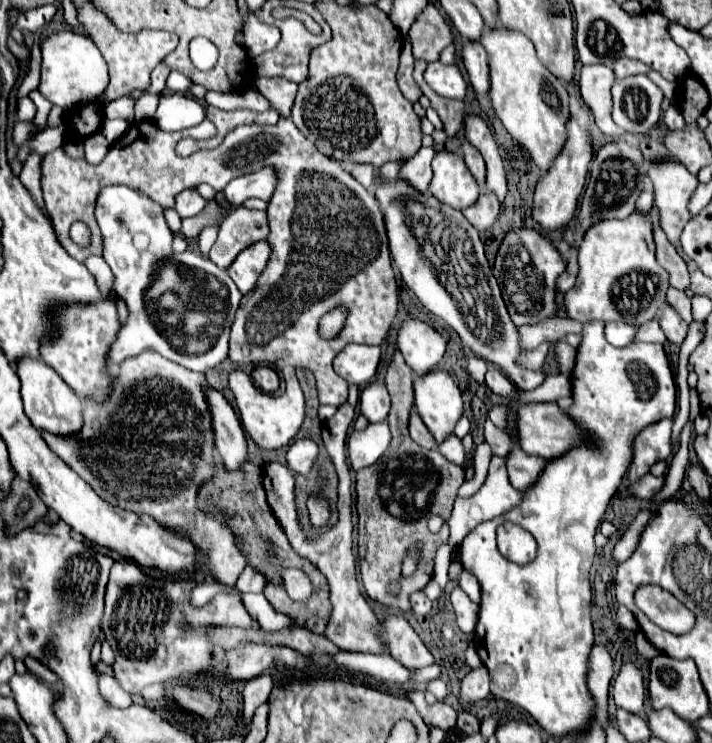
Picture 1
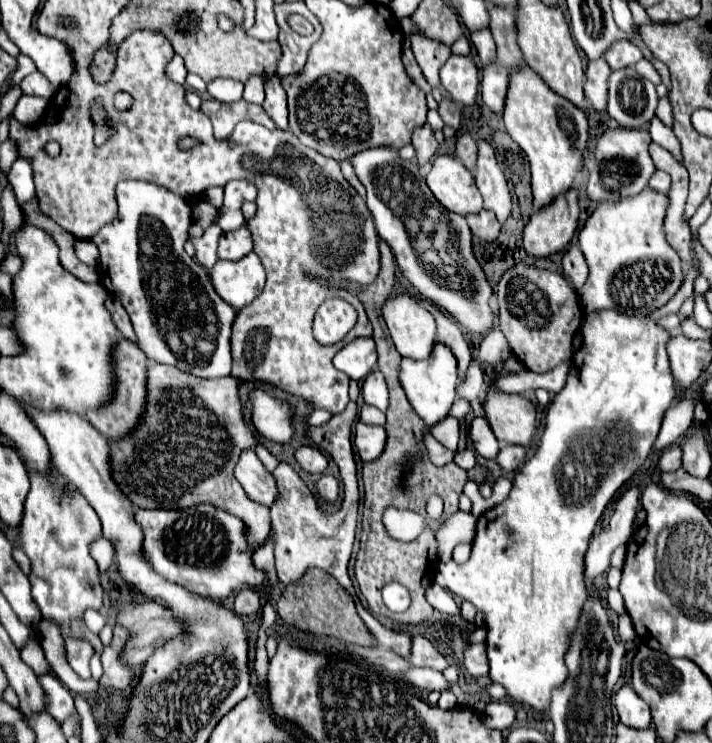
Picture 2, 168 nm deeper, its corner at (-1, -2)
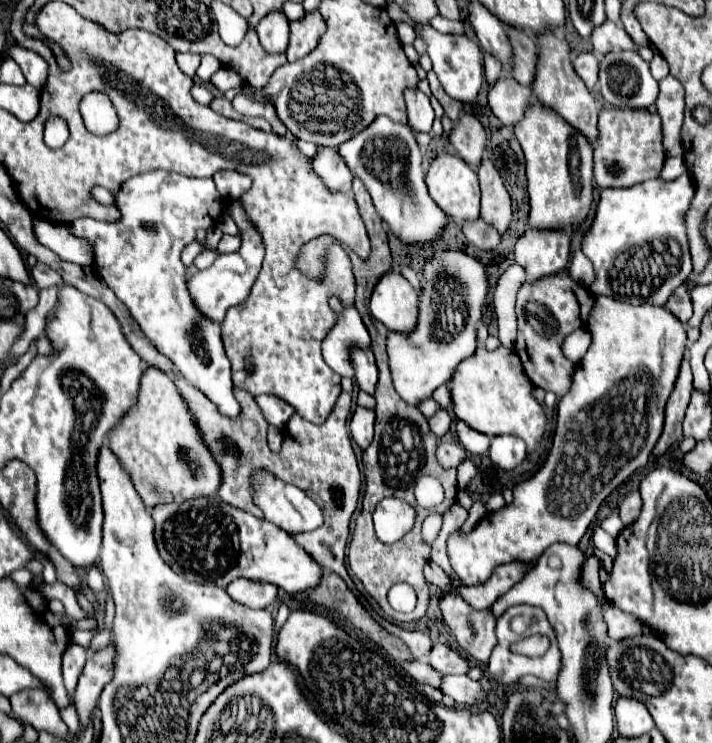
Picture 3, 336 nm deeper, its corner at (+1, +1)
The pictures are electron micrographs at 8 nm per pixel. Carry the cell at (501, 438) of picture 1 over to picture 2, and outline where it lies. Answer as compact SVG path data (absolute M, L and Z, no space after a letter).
M473 418L473 422L469 424L469 430L467 430L467 436L471 438L471 442L475 446L475 452L481 454L483 458L491 460L497 456L499 442L485 418Z

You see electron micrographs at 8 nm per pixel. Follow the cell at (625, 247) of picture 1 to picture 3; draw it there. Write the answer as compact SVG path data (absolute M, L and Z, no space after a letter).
M683 173L675 181L649 179L641 185L633 185L627 189L603 189L601 199L595 211L595 219L581 241L583 253L589 257L595 269L595 281L589 285L593 297L607 295L611 299L629 303L629 305L665 305L669 295L687 279L691 273L691 255L689 243L685 237L683 215L689 209L693 199L693 181L689 173Z

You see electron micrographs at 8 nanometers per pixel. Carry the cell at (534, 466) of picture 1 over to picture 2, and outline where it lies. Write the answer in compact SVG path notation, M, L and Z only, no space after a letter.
M503 446L497 454L497 464L507 470L507 472L513 472L517 470L517 466L521 462L525 462L525 448L523 446Z

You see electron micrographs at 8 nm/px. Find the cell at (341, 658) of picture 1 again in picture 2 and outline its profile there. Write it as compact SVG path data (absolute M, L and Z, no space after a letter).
M411 668L411 670L405 672L405 678L413 686L417 686L421 690L427 690L427 692L431 692L431 690L447 692L447 690L451 690L451 684L445 680L445 676L437 670L433 670L433 668Z

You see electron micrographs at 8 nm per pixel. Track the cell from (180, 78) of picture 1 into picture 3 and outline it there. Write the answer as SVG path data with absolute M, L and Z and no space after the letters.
M203 55L201 65L199 65L199 69L197 69L197 77L199 77L203 83L207 83L209 77L211 77L217 69L221 69L221 63L219 63L215 57Z

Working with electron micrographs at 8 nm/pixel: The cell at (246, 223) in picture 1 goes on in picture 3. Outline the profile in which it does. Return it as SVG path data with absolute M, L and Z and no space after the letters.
M223 235L219 241L217 251L219 253L235 253L241 247L241 237L233 237L233 235Z

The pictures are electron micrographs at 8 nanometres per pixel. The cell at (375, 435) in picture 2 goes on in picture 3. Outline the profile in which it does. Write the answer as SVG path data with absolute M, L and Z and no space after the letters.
M357 407L351 417L351 437L361 447L367 449L373 441L373 423L375 423L375 411Z

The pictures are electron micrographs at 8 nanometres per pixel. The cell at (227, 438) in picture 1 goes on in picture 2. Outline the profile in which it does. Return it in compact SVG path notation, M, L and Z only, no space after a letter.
M245 450L235 466L235 478L243 486L245 494L263 506L273 506L279 498L275 476L265 470L263 462L253 450Z

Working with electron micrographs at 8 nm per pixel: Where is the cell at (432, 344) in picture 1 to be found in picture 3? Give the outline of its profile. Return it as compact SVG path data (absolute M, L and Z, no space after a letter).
M385 273L371 295L371 315L393 333L413 333L417 329L419 295L401 273Z

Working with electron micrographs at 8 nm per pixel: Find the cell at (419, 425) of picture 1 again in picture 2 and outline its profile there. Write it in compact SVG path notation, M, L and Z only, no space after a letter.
M425 432L425 446L427 446L427 452L429 452L429 458L435 466L445 466L449 462L453 462L453 456L455 452L451 452L449 448L445 448L443 444L439 444L429 432Z

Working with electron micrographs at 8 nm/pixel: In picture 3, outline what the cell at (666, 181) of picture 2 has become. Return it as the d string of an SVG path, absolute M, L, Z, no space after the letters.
M669 157L661 169L661 175L659 179L663 181L673 181L677 179L679 175L685 173L685 163L683 163L683 157Z

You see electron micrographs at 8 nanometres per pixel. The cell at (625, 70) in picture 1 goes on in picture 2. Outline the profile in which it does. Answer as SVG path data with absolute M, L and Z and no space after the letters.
M619 40L619 44L613 44L605 52L605 60L607 60L607 64L613 70L625 68L625 66L633 66L641 58L643 58L643 52L639 52L639 48L635 48L635 44L631 44L627 40Z

